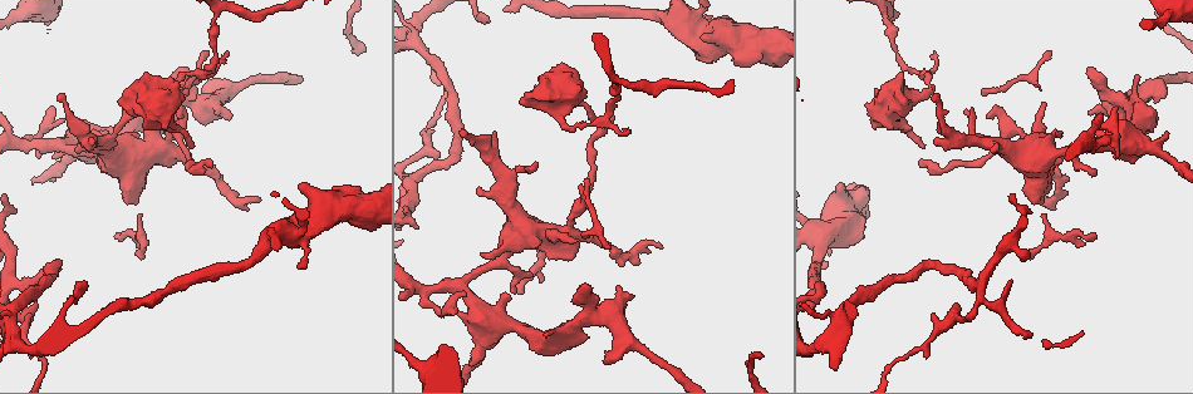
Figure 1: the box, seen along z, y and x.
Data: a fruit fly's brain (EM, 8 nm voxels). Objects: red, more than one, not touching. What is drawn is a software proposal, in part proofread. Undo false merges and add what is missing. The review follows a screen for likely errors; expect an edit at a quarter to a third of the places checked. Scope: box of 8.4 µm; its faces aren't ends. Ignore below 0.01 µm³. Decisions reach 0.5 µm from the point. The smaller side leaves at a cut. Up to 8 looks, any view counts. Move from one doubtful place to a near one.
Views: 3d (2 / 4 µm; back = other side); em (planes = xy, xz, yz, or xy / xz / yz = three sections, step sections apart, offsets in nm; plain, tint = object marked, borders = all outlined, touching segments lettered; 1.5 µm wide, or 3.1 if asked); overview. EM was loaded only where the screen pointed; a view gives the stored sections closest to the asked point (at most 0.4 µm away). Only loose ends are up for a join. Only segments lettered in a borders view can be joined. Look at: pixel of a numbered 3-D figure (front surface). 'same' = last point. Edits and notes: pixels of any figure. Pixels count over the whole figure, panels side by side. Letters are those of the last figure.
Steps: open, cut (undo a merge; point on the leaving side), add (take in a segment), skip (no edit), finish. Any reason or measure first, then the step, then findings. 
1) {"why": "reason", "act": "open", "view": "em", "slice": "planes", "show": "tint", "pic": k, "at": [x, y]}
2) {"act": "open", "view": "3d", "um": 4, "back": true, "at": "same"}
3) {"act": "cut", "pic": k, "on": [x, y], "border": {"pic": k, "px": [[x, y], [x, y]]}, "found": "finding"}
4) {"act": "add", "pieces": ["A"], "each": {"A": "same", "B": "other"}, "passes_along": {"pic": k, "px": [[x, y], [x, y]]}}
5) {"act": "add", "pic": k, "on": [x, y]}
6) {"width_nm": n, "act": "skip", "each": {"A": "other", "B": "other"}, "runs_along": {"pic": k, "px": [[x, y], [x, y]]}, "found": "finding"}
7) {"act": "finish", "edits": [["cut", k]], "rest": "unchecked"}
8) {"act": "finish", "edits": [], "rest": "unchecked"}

{"why": "tapers out", "act": "open", "view": "3d", "um": 4, "pic": 1, "at": [662, 245]}

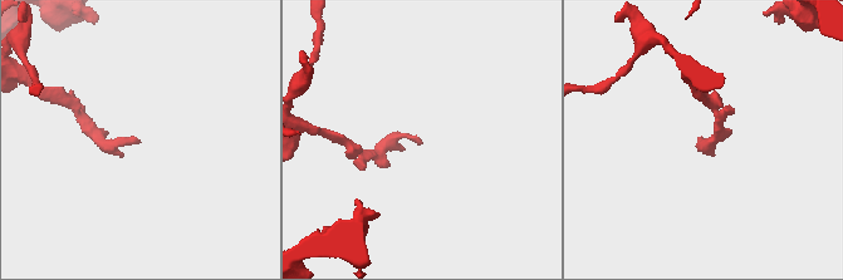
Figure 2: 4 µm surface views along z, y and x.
{"act": "open", "view": "em", "slice": "planes", "show": "borders", "pic": 2, "at": [138, 142]}

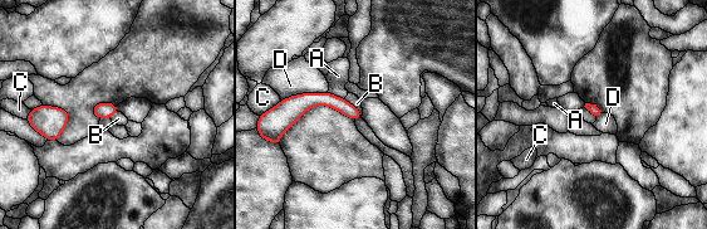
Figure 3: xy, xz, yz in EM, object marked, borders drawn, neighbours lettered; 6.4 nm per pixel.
{"longest_contact_nm": ["D", 300], "act": "skip", "each": {"A": "other", "B": "other", "C": "other", "D": "other"}, "runs_along": {"pic": 3, "px": [[280, 107], [330, 100], [357, 115]]}, "found": "no lettered segment goes on from it"}

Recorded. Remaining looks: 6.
{"why": "three-way junction", "act": "open", "view": "em", "slice": "xz", "step": 8, "show": "tint", "pic": 1, "at": [216, 17]}

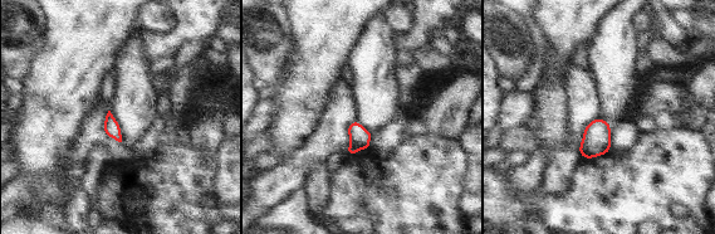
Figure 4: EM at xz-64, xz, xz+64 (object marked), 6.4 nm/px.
{"why": "cut it another way", "act": "open", "view": "em", "slice": "planes", "show": "borders", "at": "same"}

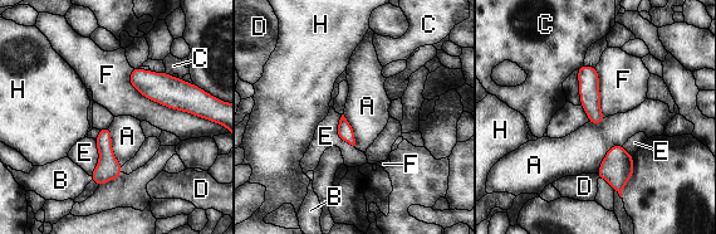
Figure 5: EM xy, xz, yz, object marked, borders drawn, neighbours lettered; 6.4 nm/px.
{"act": "skip", "each": {"A": "other", "B": "other", "C": "other", "D": "other", "E": "other", "F": "other", "H": "other"}, "border": {"pic": 5, "px": [[108, 126], [112, 154], [121, 166]]}, "found": "all the same neuron"}

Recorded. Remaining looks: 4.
{"why": "small branch off a trunk", "act": "open", "view": "em", "slice": "xz", "step": 8, "show": "borders", "pic": 1, "at": [177, 156]}

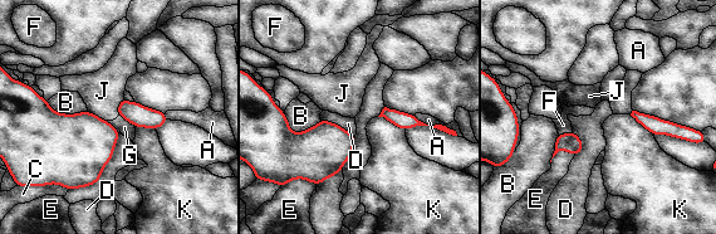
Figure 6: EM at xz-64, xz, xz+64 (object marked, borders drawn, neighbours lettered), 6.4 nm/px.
{"act": "skip", "each": {"A": "other", "B": "other", "C": "other", "D": "other", "E": "other", "F": "other", "G": "other", "J": "other", "K": "other"}, "border": {"pic": 6, "px": [[119, 115], [135, 126]]}, "found": "one neuron here"}

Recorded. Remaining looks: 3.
{"why": "branch stops here", "act": "open", "view": "em", "slice": "planes", "show": "borders", "pic": 1, "at": [1116, 107]}

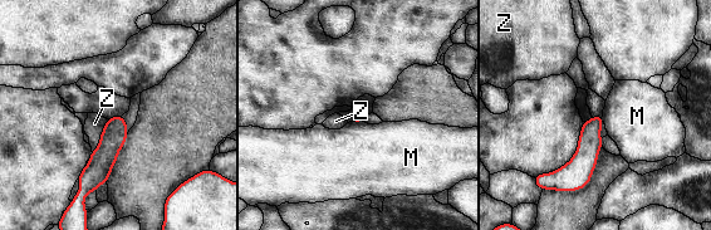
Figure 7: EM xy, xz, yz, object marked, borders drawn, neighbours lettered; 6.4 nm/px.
{"longest_contact_nm": ["Z", 240], "act": "skip", "each": {"M": "other", "Z": "other"}, "found": "no lettered segment goes on from it"}

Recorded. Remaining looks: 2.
{"act": "finish", "edits": [], "rest": "unchecked"}

